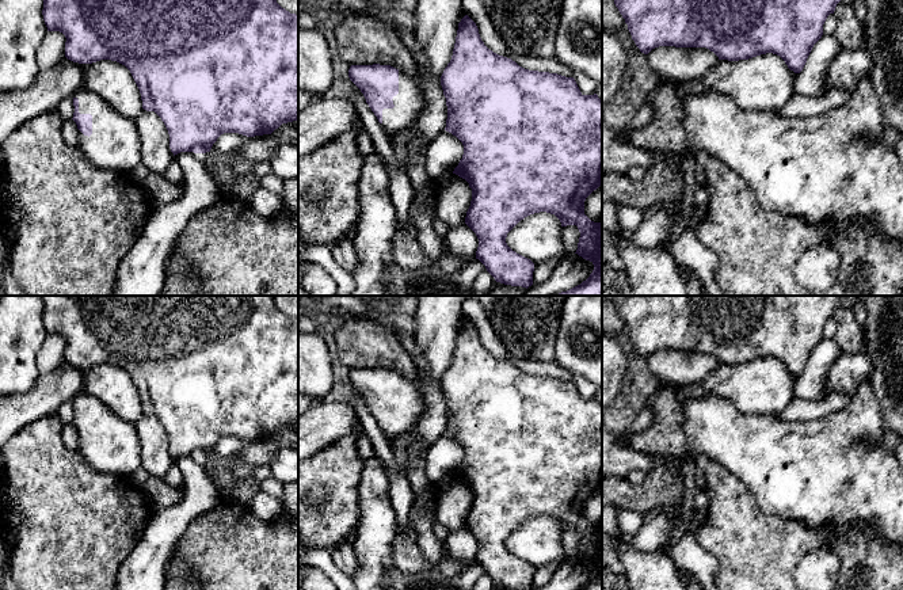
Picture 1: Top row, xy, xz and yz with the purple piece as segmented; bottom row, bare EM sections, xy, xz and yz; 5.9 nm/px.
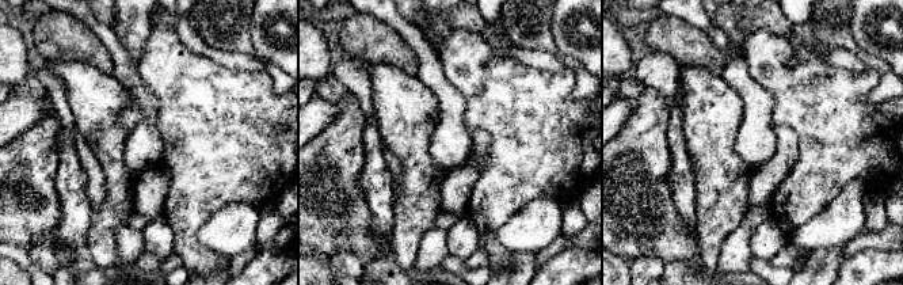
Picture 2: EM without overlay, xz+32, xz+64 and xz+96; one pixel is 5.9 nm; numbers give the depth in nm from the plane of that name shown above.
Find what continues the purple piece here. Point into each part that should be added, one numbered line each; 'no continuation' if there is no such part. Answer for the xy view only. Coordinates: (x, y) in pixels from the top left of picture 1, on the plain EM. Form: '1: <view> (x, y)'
1: xy (114, 448)

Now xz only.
1: xz (408, 407)

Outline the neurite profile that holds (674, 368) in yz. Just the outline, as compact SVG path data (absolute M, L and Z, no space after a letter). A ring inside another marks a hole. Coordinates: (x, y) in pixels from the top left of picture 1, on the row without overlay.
M659 350L647 358L651 372L662 384L693 385L704 381L719 368L719 361L706 351Z

